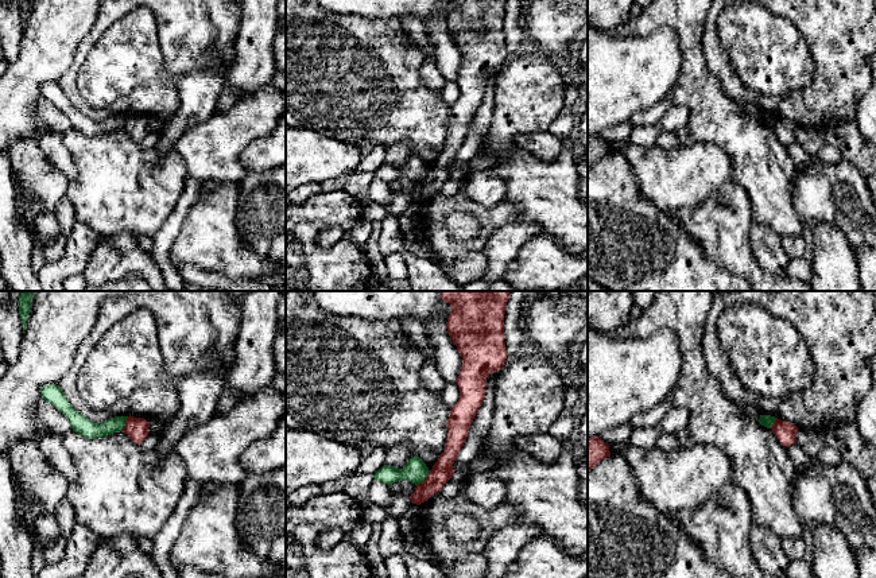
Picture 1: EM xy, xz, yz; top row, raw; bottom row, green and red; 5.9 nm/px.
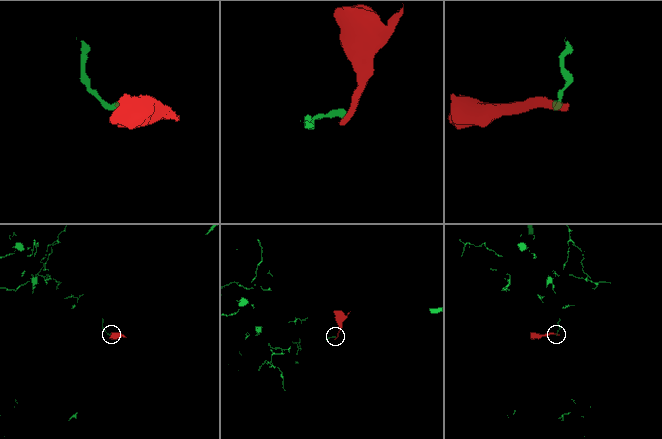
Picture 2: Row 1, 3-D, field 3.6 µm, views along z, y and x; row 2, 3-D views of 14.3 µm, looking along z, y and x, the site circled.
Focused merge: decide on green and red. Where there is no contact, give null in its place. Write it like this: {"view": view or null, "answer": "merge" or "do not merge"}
{"view": "xz", "answer": "do not merge"}

